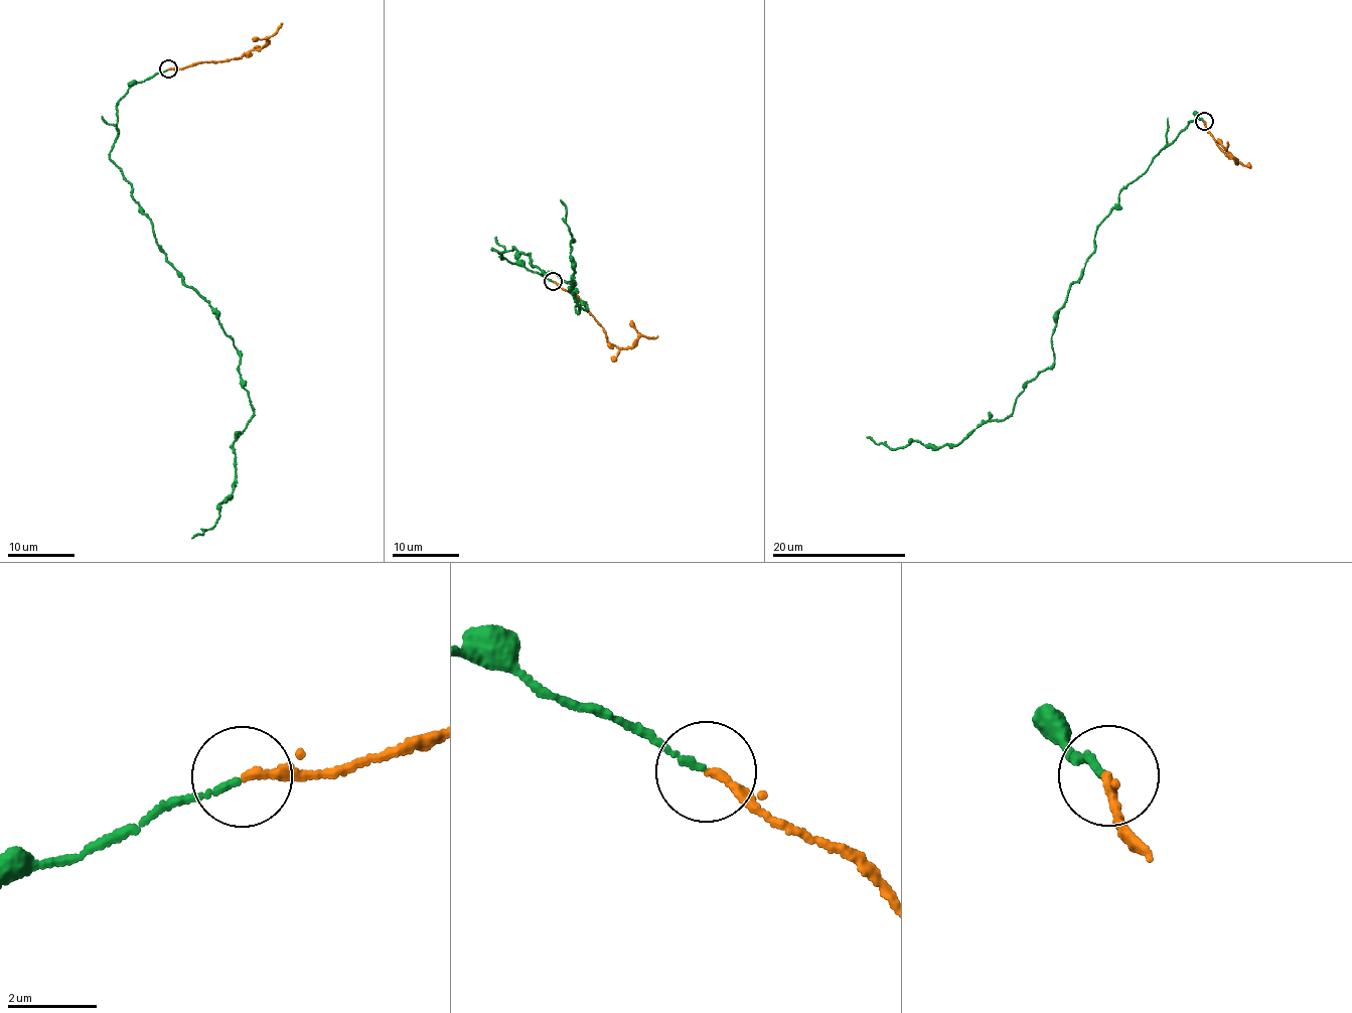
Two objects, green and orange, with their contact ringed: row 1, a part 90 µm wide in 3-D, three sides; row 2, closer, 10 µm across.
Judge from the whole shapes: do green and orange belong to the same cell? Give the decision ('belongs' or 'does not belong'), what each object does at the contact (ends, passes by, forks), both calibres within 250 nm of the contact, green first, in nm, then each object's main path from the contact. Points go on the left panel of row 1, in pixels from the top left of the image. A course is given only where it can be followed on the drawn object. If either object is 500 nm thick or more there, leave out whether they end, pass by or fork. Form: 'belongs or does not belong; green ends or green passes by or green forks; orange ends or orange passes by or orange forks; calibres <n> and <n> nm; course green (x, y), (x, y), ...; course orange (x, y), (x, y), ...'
belongs; green ends; orange passes by; calibres 130 and 130 nm; course green (168, 69), (119, 101), (109, 155), (183, 284), (234, 340), (253, 414), (234, 440), (230, 495), (190, 538); course orange (168, 68), (235, 58), (261, 47), (281, 22)

